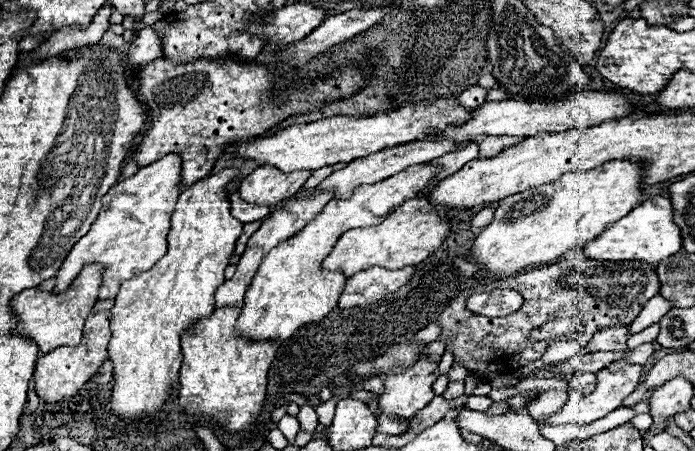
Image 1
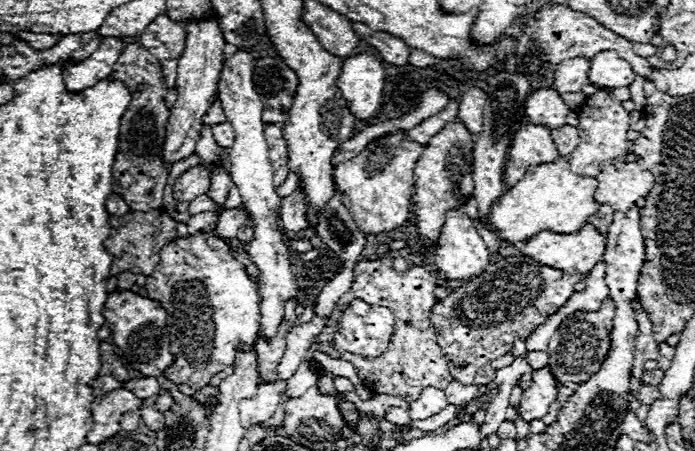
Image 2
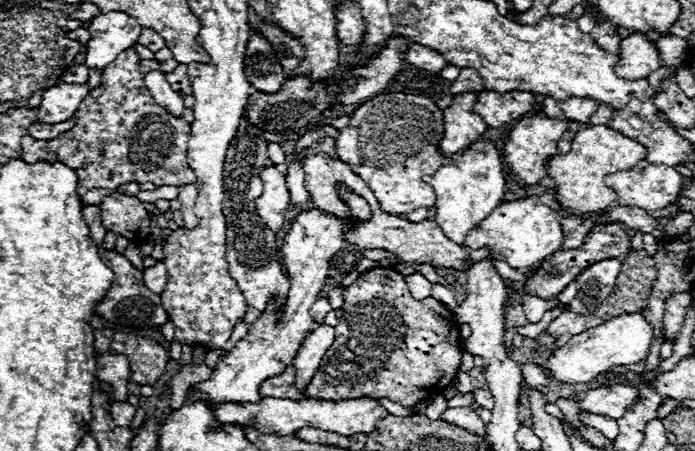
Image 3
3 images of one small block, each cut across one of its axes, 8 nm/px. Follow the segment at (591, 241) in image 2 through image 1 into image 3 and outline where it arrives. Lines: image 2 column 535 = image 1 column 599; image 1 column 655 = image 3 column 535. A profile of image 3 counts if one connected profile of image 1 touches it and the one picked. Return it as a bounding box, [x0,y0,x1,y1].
[464,196,564,268]

